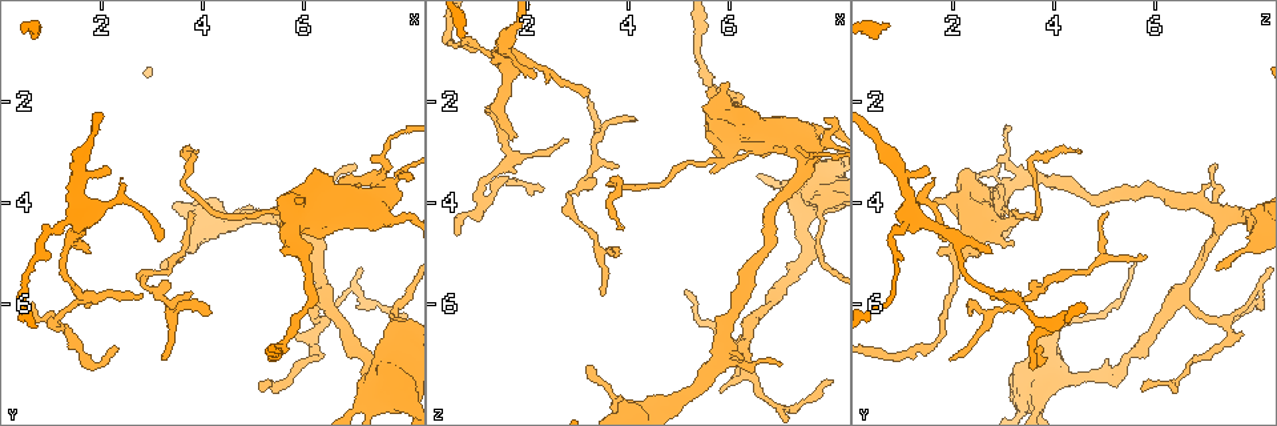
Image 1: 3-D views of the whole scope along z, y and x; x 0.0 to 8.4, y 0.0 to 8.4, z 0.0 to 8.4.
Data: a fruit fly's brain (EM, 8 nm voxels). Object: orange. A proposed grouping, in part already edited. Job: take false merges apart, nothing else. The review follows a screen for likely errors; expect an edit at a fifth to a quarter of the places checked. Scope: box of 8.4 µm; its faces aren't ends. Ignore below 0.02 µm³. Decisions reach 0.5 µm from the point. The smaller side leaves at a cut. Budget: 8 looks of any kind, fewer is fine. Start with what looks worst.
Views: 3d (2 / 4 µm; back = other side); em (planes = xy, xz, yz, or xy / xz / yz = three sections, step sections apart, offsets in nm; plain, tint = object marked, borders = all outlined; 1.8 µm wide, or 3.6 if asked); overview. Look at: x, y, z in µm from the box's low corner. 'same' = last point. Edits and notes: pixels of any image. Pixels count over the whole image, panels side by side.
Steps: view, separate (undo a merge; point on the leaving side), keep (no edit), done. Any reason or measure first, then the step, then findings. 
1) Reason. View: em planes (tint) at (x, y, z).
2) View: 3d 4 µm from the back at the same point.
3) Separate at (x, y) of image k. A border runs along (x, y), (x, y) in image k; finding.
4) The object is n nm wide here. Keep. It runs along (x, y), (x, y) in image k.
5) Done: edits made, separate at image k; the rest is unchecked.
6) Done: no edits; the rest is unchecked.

View: em planes (tint) at (6.35, 6.35, 7.30).

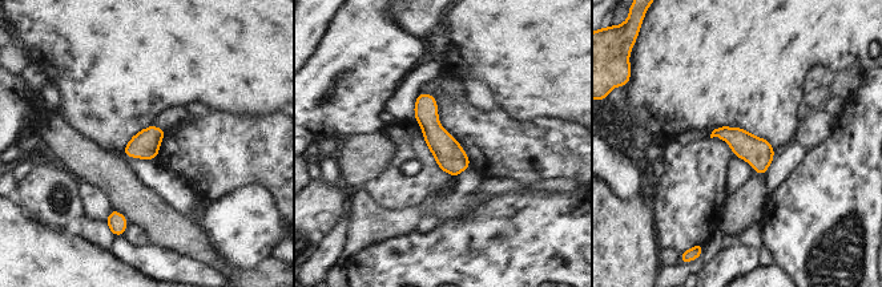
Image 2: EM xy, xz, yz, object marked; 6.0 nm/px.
Keep. It runs along (422, 96), (454, 173) in image 2; all the same neuron.

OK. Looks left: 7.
Abrupt turn. View: em planes (tint) at (5.75, 4.15, 7.20).

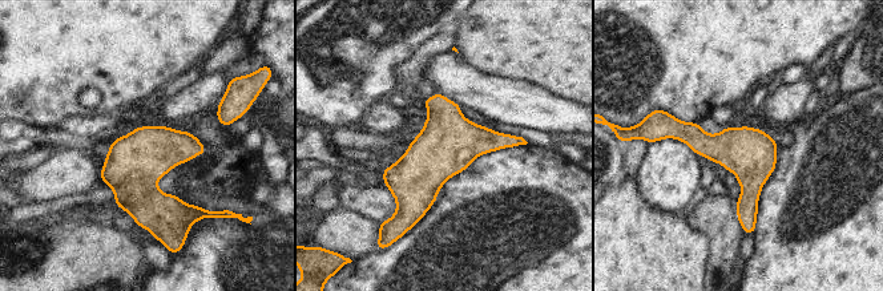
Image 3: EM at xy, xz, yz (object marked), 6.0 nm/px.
Keep. It runs along (669, 117), (749, 177), (749, 227) in image 3; all the same neuron.

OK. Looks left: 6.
A narrow waist. View: 3d 4 µm at (3.15, 5.45, 4.40).

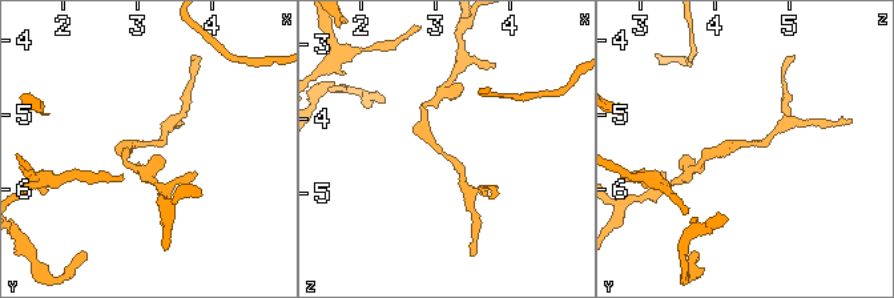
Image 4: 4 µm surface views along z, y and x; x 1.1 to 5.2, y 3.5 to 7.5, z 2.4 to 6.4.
Shape alone is not enough. View: em xy step 4 (tint) at (3.10, 5.35, 4.45).

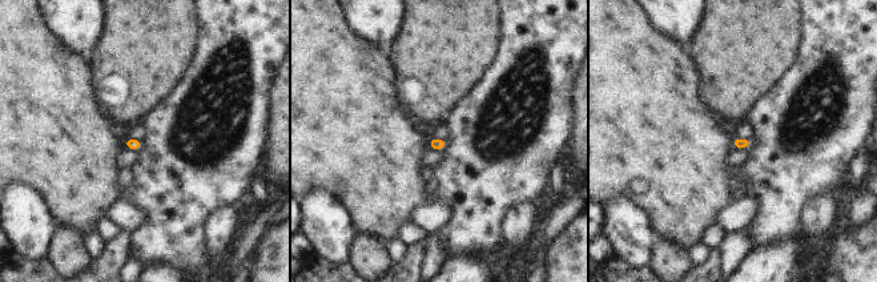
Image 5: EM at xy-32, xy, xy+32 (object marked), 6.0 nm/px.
View: em planes (tint) at the same point.

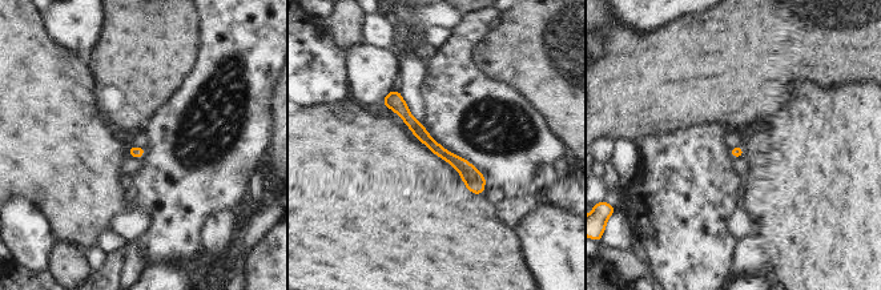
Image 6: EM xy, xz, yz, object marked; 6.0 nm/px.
Keep. All the same neuron.

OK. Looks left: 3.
Thick turns thin. View: em xy step 16 (tint) at (5.75, 4.30, 3.30).

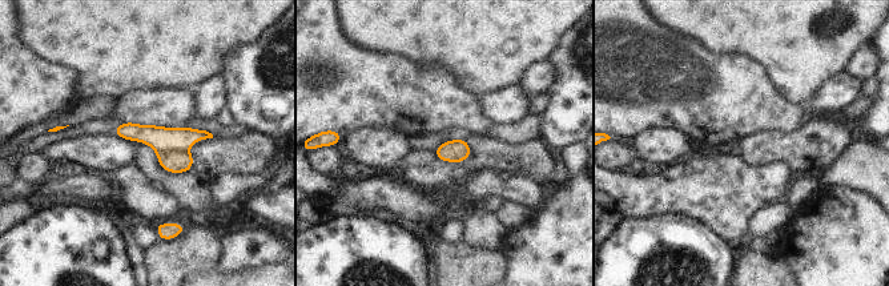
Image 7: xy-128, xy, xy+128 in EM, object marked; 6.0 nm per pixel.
View: em planes (tint) at the same point.

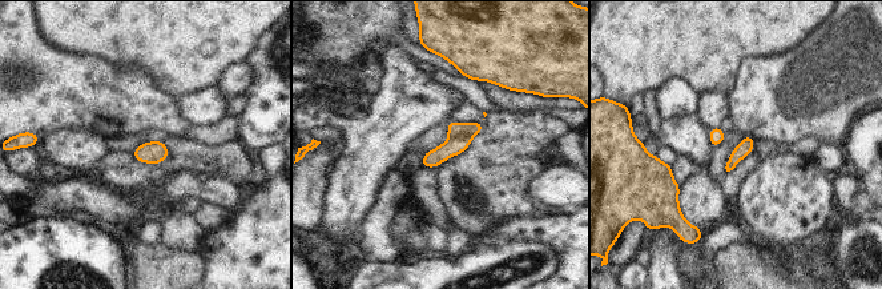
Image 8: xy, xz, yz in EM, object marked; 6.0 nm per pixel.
Separate at (454, 128) of image 8. A border runs along (472, 135), (448, 136) in image 8; two neurons meet here.

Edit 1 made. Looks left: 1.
Done: edits made, separate at image 8; the rest is unchecked.

